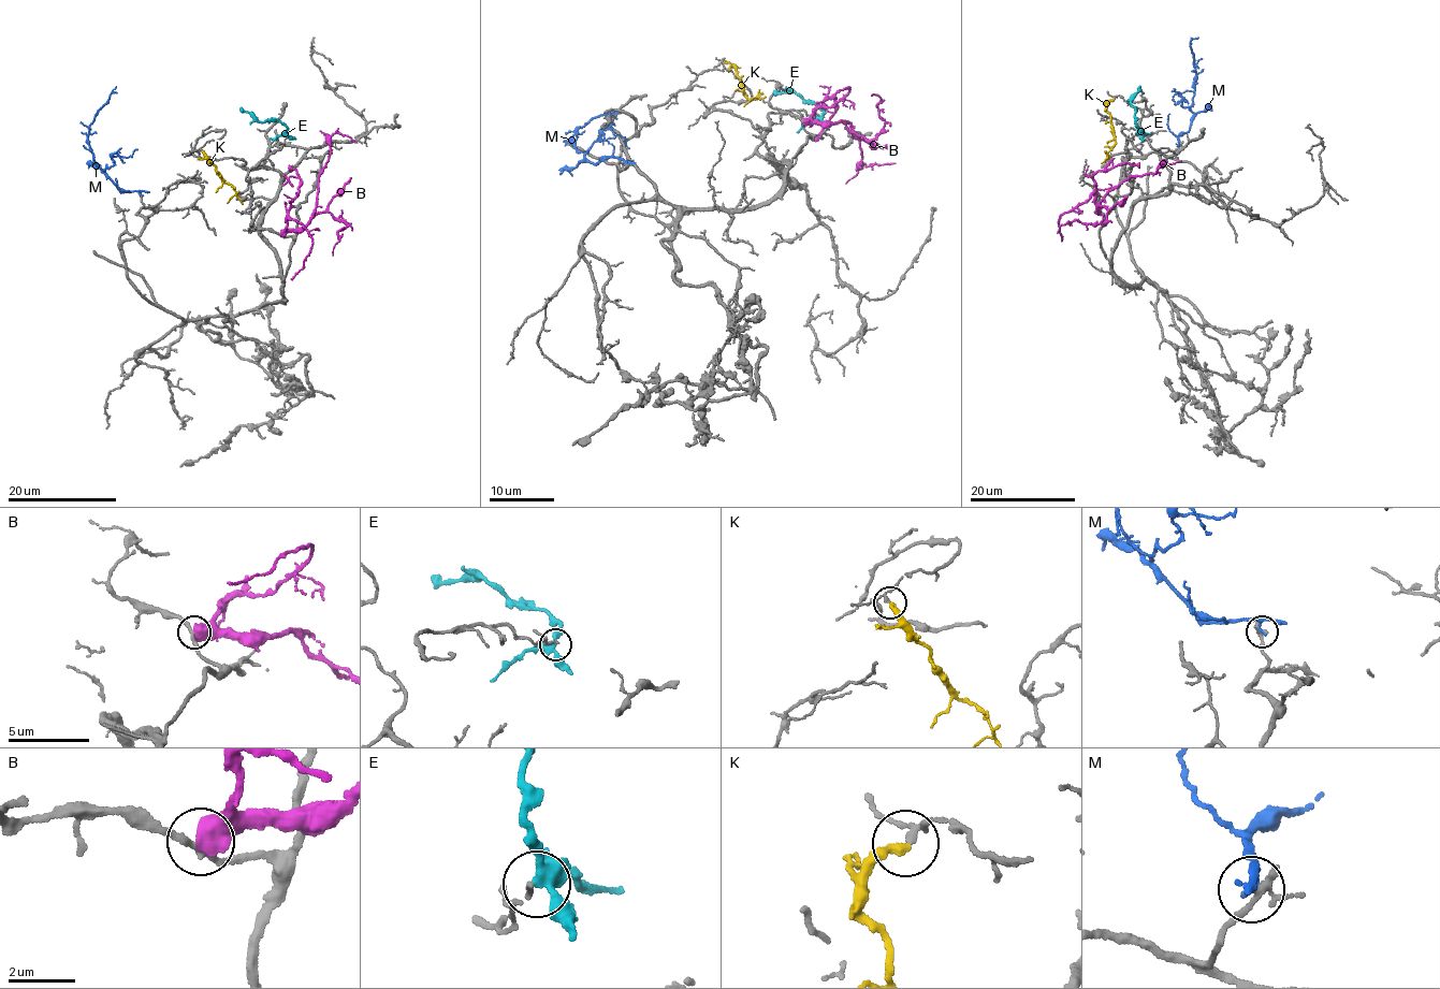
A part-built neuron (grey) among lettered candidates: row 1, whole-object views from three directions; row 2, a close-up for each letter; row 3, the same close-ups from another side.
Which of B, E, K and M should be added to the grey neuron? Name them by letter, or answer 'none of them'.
none of them

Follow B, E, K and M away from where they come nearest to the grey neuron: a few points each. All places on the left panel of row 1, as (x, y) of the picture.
B: (281, 233), (297, 232), (307, 223), (315, 207), (320, 173), (331, 151), (331, 136), (342, 133), (357, 142)
E: (287, 135), (287, 128), (278, 120), (259, 121), (240, 107)
K: (202, 150), (208, 162), (216, 166), (216, 174), (230, 184), (235, 193), (228, 203)
M: (141, 194), (117, 187), (93, 160), (87, 140), (95, 115), (116, 86)

